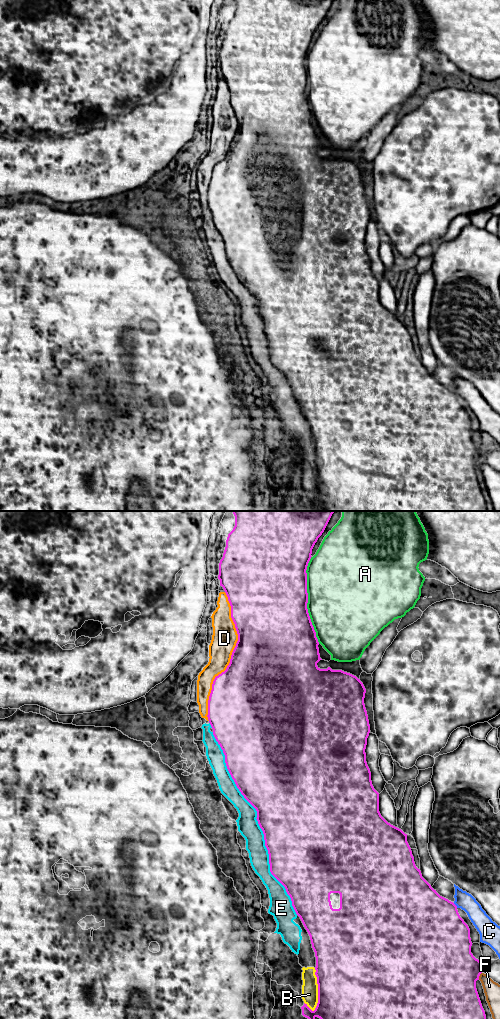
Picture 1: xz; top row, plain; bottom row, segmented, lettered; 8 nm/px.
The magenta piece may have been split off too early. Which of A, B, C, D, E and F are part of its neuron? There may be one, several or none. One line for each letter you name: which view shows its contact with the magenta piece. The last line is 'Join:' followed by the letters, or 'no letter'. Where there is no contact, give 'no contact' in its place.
Join: no letter

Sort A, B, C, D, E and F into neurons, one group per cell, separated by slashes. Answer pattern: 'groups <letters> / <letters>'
groups A / B D E / C / F

